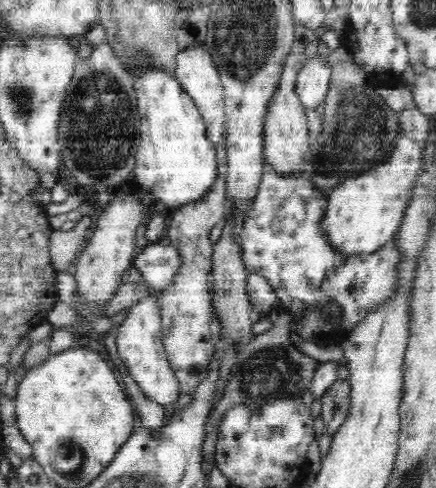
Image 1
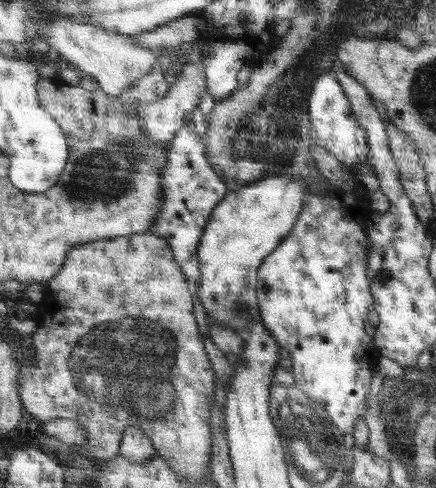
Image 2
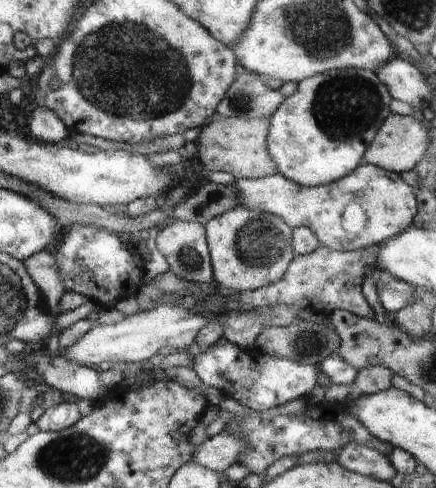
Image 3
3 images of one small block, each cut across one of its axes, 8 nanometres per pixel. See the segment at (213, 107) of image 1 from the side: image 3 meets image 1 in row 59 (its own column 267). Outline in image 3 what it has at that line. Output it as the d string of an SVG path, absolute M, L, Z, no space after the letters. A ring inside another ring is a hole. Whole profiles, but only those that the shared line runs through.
M361 164L355 174L343 178L341 182L335 182L331 186L305 186L299 184L291 178L285 178L281 174L275 174L271 178L263 180L239 180L235 186L239 186L243 194L243 206L253 208L253 210L263 210L281 216L291 230L297 228L309 228L323 246L335 250L335 252L357 252L357 250L367 250L371 246L379 246L381 240L389 236L401 236L407 232L407 228L413 226L413 218L417 214L417 202L415 202L415 190L409 188L405 182L399 180L395 172L381 170L371 164Z

